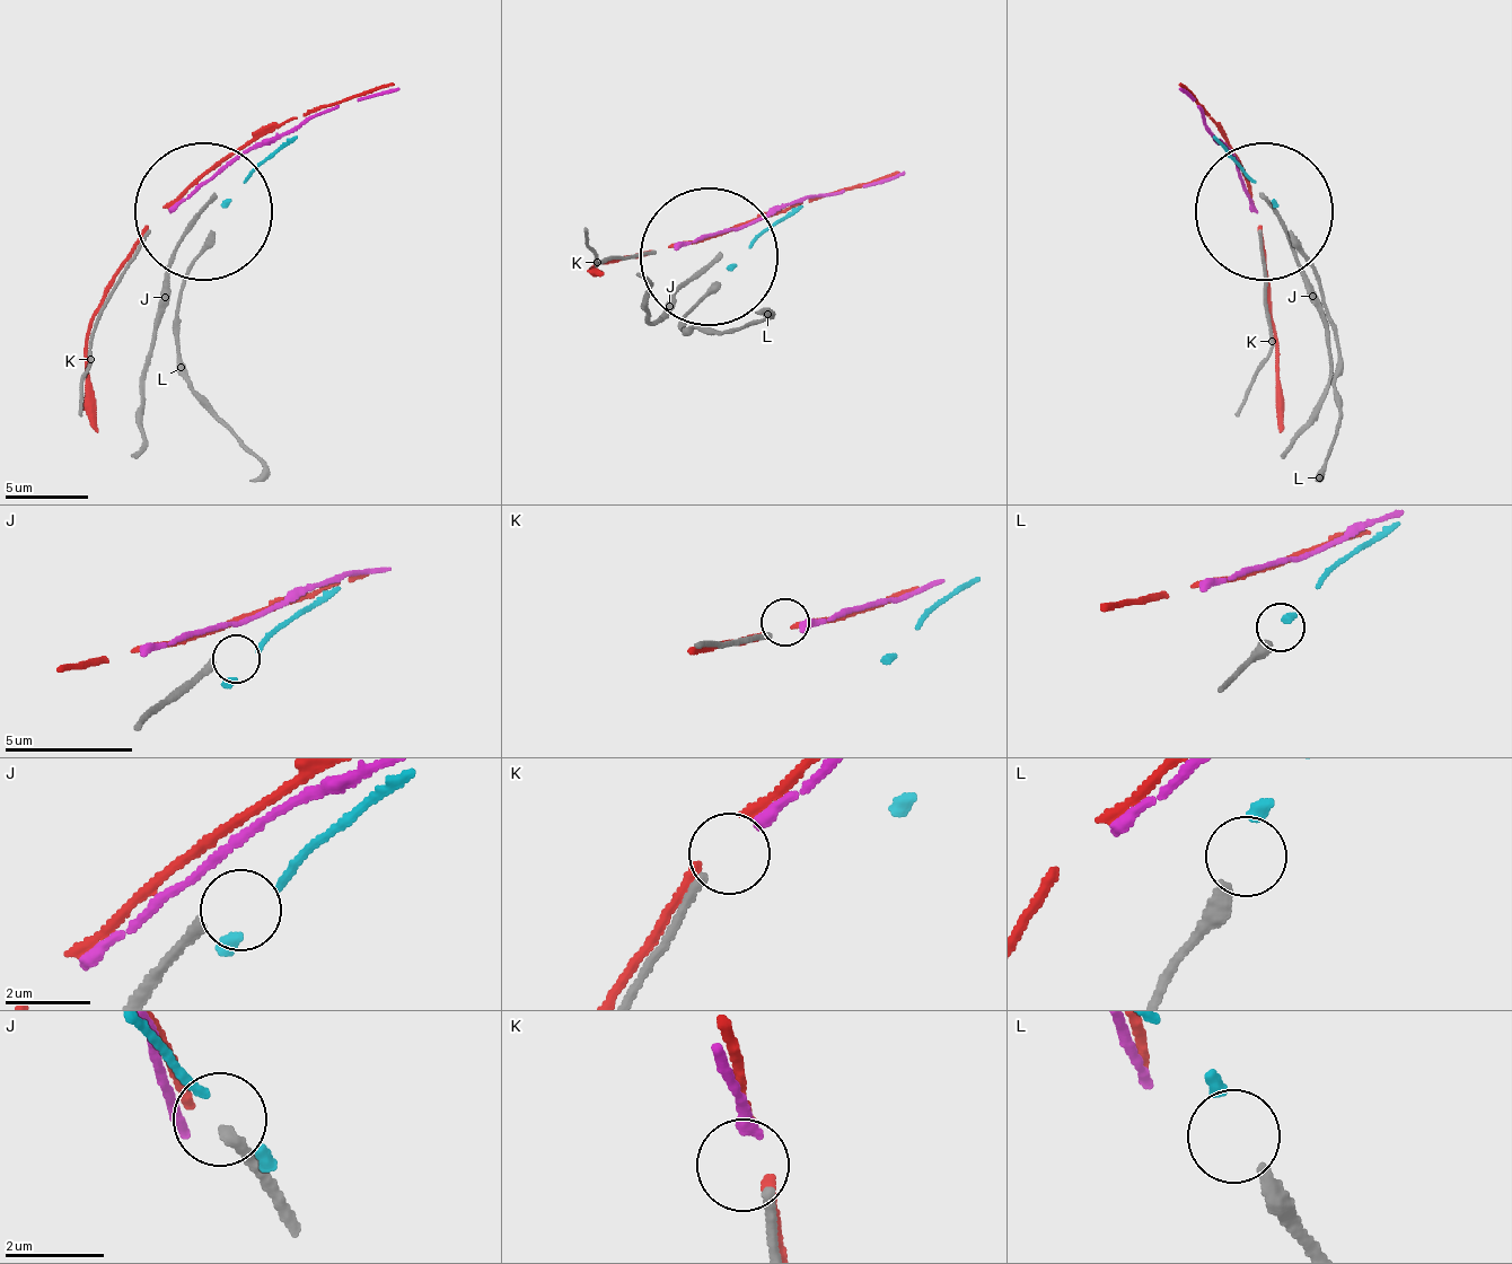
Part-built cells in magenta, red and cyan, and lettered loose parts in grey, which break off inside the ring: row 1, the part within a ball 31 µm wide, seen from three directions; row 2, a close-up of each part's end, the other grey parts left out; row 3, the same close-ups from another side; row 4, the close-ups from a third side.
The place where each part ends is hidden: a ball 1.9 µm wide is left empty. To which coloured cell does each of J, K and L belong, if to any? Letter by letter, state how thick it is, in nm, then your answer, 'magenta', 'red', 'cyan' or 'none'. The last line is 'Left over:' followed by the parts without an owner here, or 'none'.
J: 280 nm | none
K: 200 nm | magenta
L: 400 nm | cyan
Left over: J

